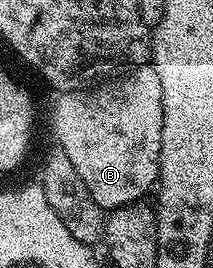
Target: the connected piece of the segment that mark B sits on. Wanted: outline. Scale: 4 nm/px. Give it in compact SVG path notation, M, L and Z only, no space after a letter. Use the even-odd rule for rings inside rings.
M145 63L130 69L120 80L111 80L100 88L84 86L74 92L64 92L51 112L51 128L55 131L54 143L69 154L69 162L81 174L81 182L93 194L93 202L104 210L127 208L144 199L147 191L159 183L161 162L161 130L163 129L163 103L161 102L161 78L157 70Z

